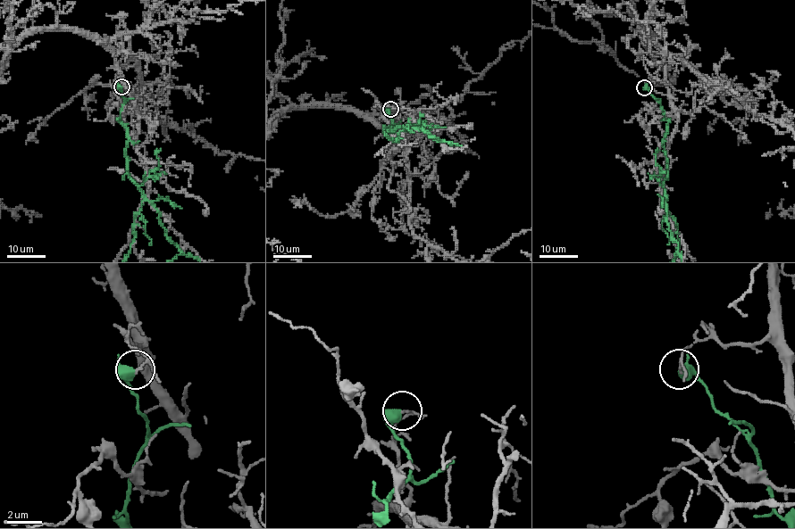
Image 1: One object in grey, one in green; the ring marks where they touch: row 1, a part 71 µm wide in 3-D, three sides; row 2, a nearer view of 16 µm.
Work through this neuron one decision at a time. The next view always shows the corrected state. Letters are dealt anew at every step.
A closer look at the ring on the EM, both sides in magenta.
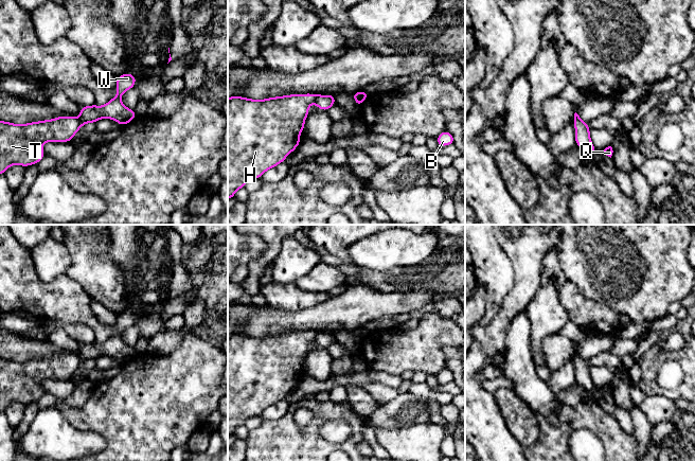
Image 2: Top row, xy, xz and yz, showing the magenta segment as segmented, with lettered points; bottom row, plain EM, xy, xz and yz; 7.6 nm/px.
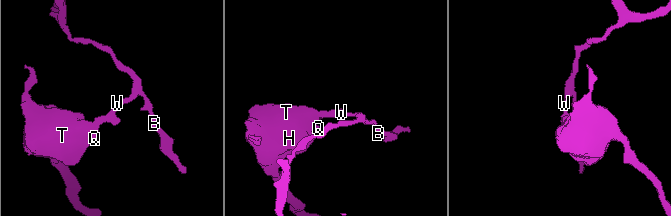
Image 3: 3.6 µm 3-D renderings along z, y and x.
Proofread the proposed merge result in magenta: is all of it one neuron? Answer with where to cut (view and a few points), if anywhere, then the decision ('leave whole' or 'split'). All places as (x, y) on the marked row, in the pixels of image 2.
xy (78, 119), (78, 128), (76, 130) | split

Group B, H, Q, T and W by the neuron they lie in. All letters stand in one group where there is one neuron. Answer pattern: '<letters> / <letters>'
B W / H Q T

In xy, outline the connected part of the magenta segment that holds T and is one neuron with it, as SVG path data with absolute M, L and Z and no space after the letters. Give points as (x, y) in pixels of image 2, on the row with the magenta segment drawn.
M56 117L52 120L14 124L0 121L0 174L4 175L11 165L38 164L47 155L41 145L46 142L71 142L79 128L79 121L75 117Z

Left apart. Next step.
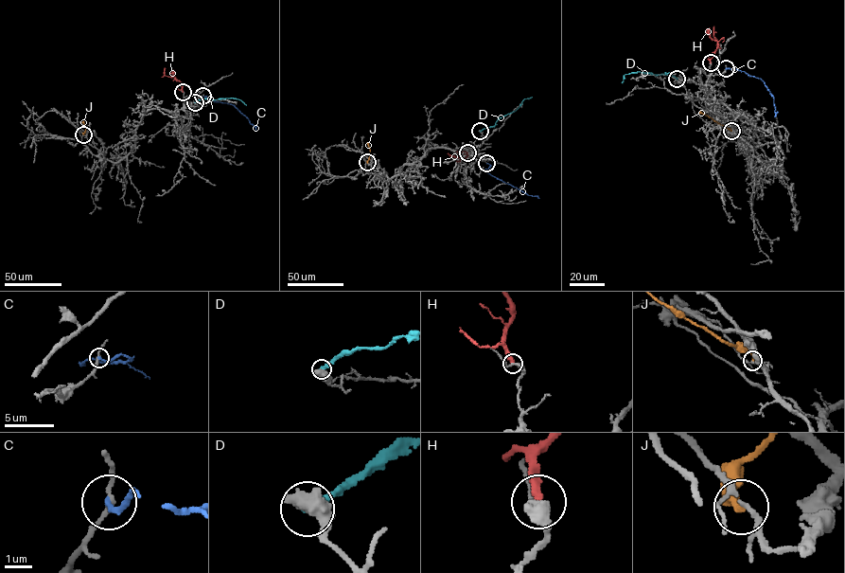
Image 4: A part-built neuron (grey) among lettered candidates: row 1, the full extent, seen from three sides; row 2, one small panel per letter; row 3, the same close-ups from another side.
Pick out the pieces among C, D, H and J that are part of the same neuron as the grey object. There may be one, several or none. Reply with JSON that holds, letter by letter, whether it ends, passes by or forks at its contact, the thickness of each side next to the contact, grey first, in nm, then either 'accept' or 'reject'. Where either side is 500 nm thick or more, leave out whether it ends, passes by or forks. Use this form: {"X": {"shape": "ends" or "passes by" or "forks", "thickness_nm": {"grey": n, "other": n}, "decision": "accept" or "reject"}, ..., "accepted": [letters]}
{"C": {"shape": "ends", "thickness_nm": {"grey": 180, "other": 180}, "decision": "reject"}, "D": {"thickness_nm": {"grey": 750, "other": 320}, "decision": "reject"}, "H": {"shape": "ends", "thickness_nm": {"grey": 260, "other": 320}, "decision": "reject"}, "J": {"shape": "ends", "thickness_nm": {"grey": 140, "other": 220}, "decision": "reject"}, "accepted": []}

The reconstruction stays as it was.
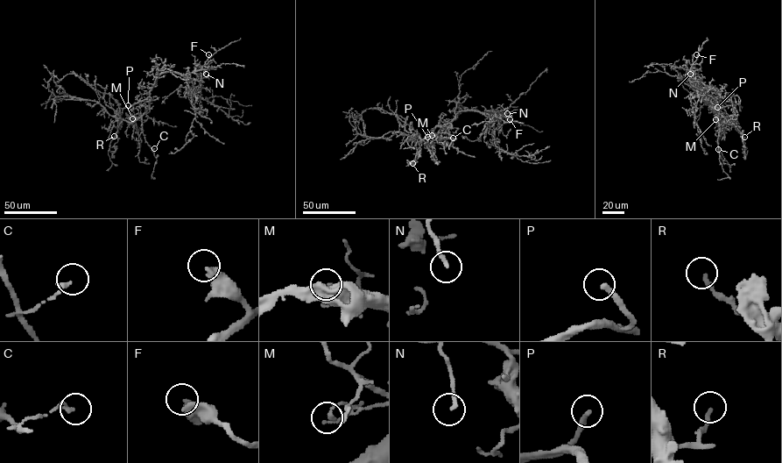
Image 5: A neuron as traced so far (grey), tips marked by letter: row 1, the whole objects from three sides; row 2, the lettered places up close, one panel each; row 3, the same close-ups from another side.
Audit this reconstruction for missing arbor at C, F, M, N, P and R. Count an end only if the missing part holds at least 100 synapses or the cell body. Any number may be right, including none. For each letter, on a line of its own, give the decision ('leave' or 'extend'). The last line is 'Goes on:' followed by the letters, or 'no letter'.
C: leave
F: leave
M: leave
N: leave
P: extend
R: leave
Goes on: P

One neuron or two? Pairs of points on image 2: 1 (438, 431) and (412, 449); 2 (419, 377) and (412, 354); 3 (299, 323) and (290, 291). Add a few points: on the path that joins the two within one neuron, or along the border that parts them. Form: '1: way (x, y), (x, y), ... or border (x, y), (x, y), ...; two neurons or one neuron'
1: way (431, 436), (419, 446); one neuron
2: border (413, 372), (424, 372), (427, 375); two neurons
3: border (320, 303), (292, 311), (281, 311), (271, 306); two neurons

